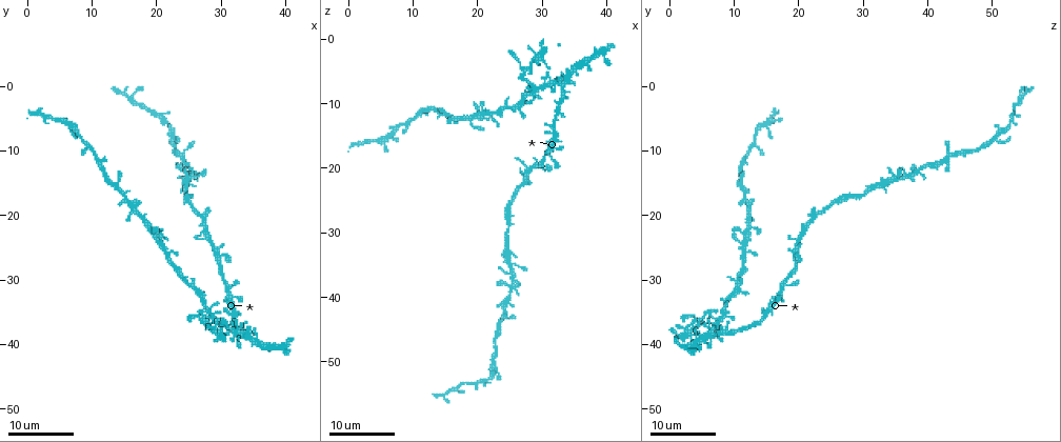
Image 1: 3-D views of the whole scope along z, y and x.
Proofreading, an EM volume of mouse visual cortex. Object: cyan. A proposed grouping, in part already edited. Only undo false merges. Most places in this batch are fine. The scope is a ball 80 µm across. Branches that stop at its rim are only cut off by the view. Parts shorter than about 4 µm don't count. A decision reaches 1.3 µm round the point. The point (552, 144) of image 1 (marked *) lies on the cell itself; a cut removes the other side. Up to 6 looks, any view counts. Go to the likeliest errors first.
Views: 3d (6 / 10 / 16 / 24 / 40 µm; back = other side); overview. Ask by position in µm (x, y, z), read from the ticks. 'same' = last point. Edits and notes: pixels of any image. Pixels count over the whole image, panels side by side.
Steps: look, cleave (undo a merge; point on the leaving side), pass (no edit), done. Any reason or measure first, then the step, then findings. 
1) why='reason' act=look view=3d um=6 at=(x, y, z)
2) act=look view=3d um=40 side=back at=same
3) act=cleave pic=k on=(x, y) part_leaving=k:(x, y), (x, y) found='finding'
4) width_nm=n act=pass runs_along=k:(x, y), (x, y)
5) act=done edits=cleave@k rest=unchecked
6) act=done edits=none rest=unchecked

why='three-way junction' act=look view=3d um=16 at=(27.0, 35.0, 6.0)

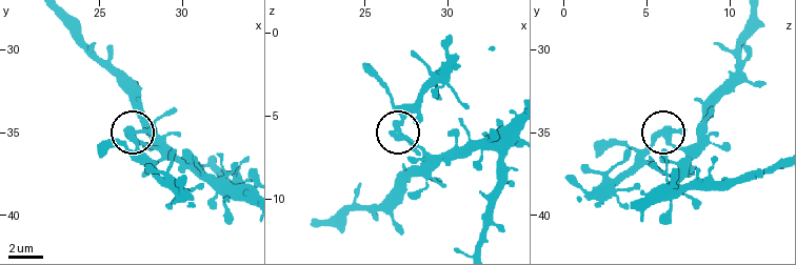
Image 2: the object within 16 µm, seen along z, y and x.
why='closer look' act=look view=3d um=10 at=(27.0, 35.1, 6.0)

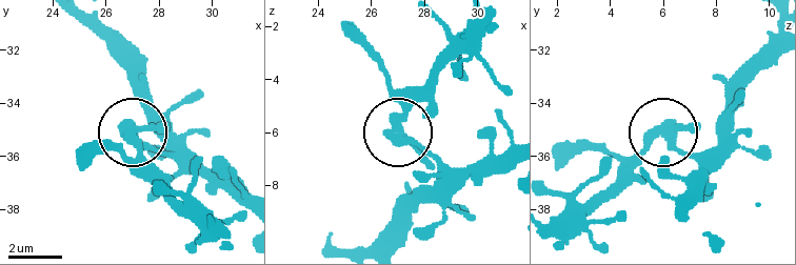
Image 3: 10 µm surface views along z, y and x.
act=pass runs_along=3:(244, 207), (132, 139), (161, 174) found='one cell here'

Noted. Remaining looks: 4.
why='three arms meet' act=look view=3d um=16 at=(22.5, 6.5, 52.5)

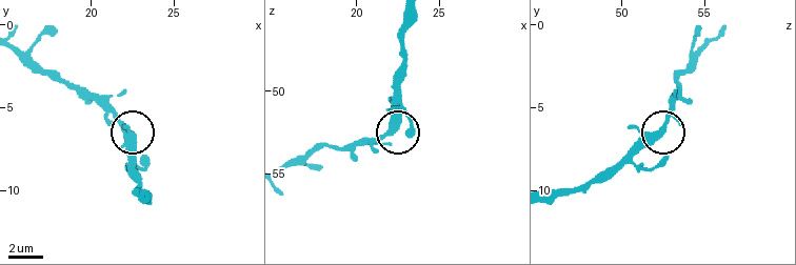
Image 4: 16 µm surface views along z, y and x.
act=look view=3d um=6 at=(22.4, 6.6, 52.0)

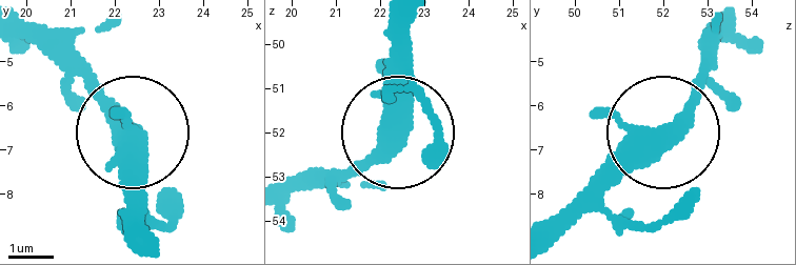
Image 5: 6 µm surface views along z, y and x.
act=pass runs_along=5:(549, 242), (714, 65) found='one cell here'

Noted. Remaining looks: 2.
why='four arms meet' act=look view=3d um=24 at=(25.0, 13.0, 39.0)

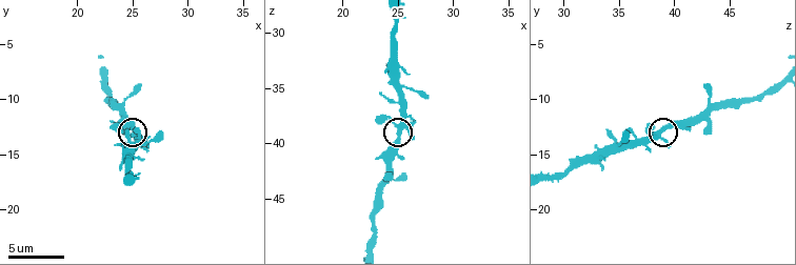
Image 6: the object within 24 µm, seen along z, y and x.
act=look view=3d um=10 at=(25.0, 12.8, 38.8)

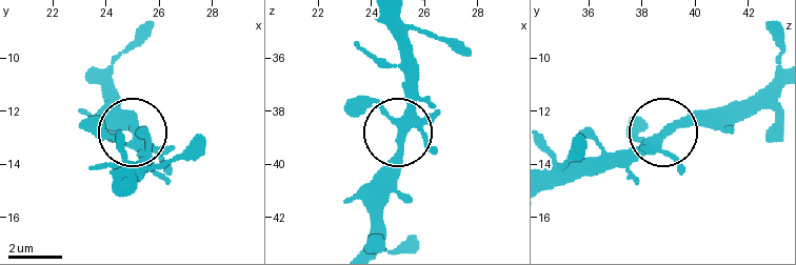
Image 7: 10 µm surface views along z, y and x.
width_nm=290 act=pass runs_along=7:(551, 187), (625, 165), (665, 130), (724, 122) found='all the same cell'

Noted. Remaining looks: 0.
act=done edits=none rest=unchecked

